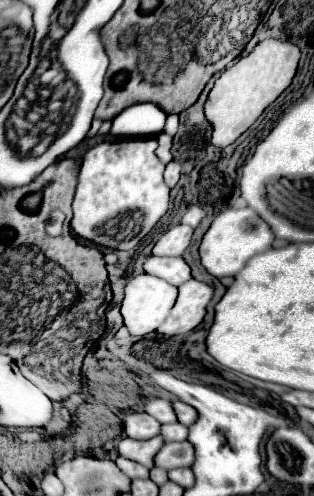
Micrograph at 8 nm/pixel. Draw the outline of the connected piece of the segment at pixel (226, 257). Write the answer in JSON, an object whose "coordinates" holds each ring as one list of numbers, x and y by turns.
{"coordinates":[[229,208,225,212,221,212,219,216,215,216,215,220,211,222,211,228,205,232,203,242,199,246,201,264,207,268,209,274,213,274,217,278,235,276,245,268,245,264,255,254,269,250,273,240,275,240,275,234,271,232,271,228,251,208,239,208,239,210]]}

